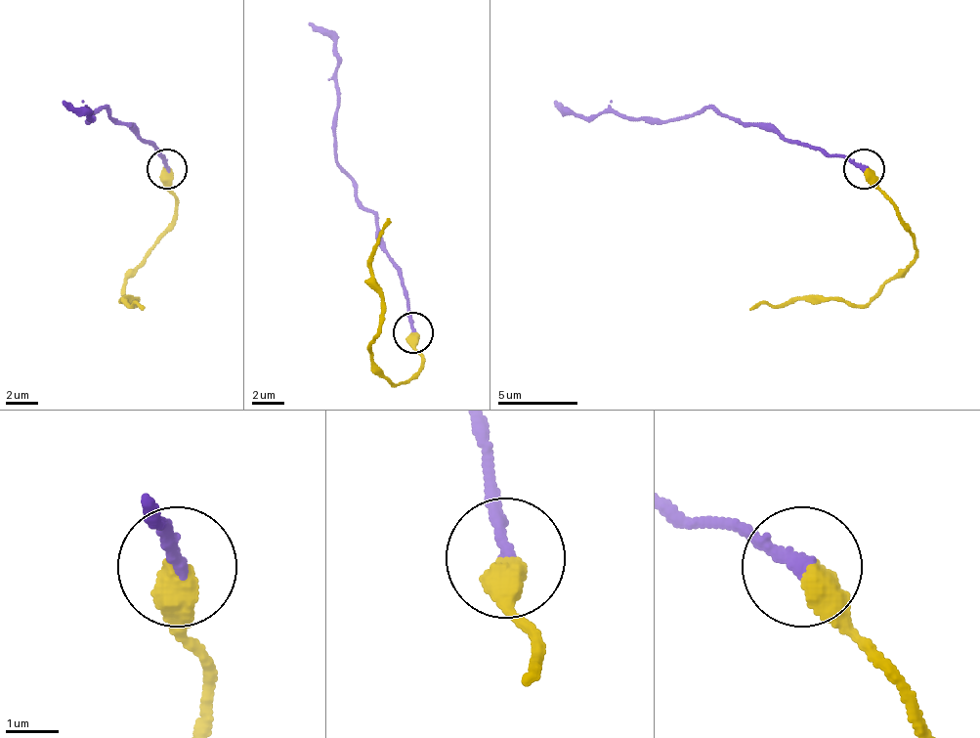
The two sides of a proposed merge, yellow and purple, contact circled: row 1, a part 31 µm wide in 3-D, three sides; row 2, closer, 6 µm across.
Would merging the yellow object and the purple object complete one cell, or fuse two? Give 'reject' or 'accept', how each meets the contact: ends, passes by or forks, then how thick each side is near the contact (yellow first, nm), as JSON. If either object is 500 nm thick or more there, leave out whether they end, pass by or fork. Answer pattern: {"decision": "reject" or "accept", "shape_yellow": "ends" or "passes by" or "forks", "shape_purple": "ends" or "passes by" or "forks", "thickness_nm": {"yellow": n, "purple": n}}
{"decision": "accept", "thickness_nm": {"yellow": 550, "purple": 240}}

